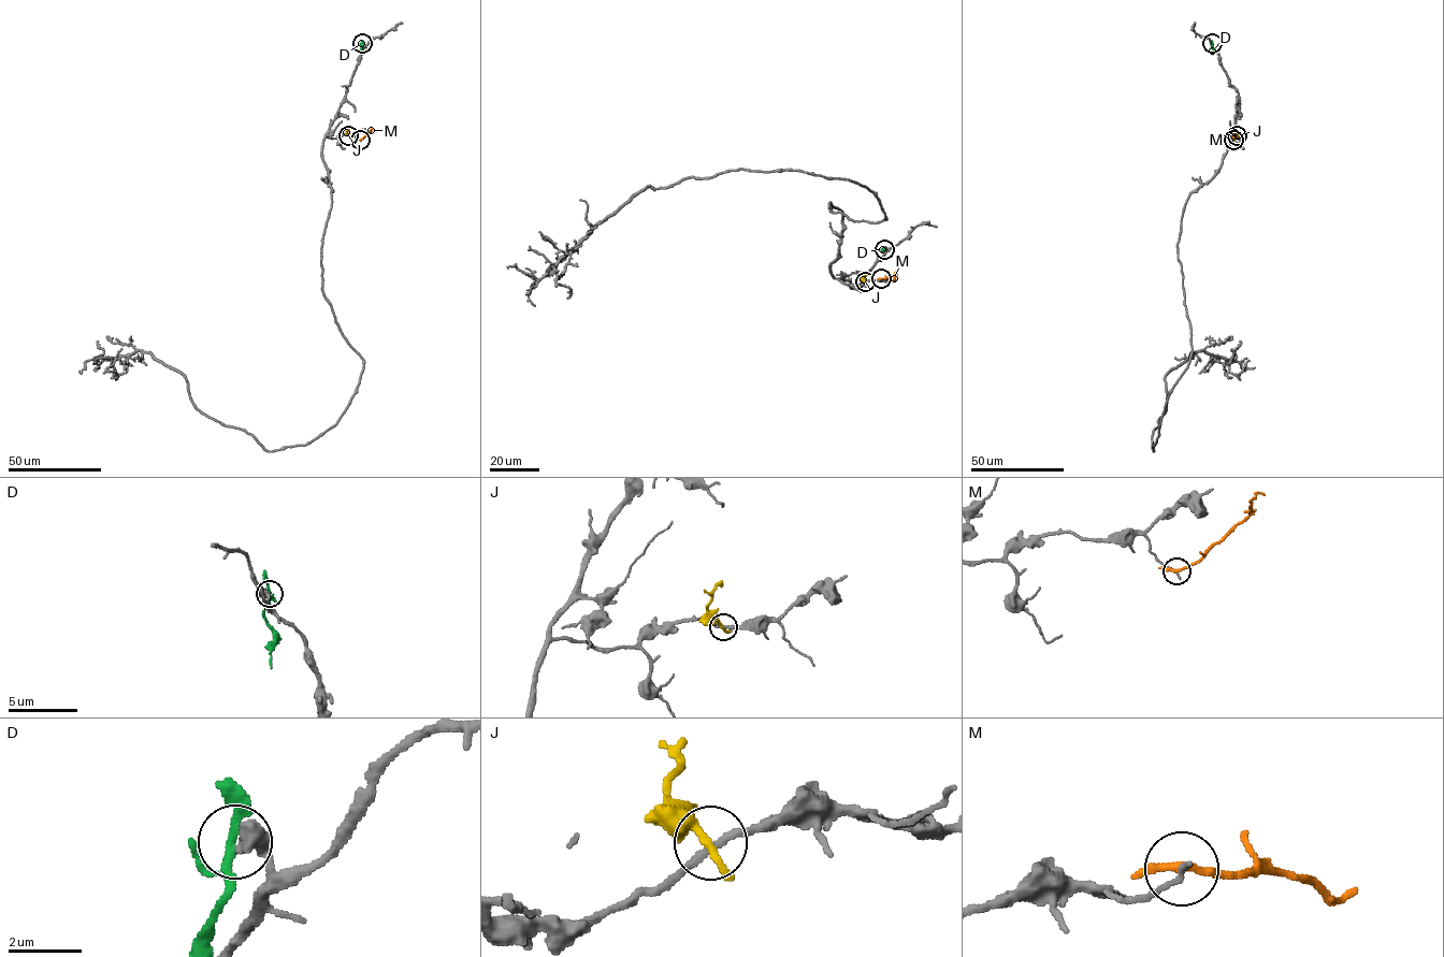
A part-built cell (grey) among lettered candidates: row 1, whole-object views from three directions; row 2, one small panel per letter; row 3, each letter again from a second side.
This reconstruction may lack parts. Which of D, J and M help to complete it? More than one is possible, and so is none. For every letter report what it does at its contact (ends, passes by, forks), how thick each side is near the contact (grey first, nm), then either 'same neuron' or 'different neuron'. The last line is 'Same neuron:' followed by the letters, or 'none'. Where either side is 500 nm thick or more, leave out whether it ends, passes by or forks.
D: 600 nm thick on the grey side, 180 nm on the other; different neuron
J: it ends there; 200 nm thick on the grey side, 320 nm on the other; different neuron
M: it passes by; 140 nm thick on the grey side, 200 nm on the other; different neuron
Same neuron: none

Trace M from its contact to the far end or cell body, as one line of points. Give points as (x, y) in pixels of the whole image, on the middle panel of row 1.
M: (881, 278), (892, 280), (897, 274)

